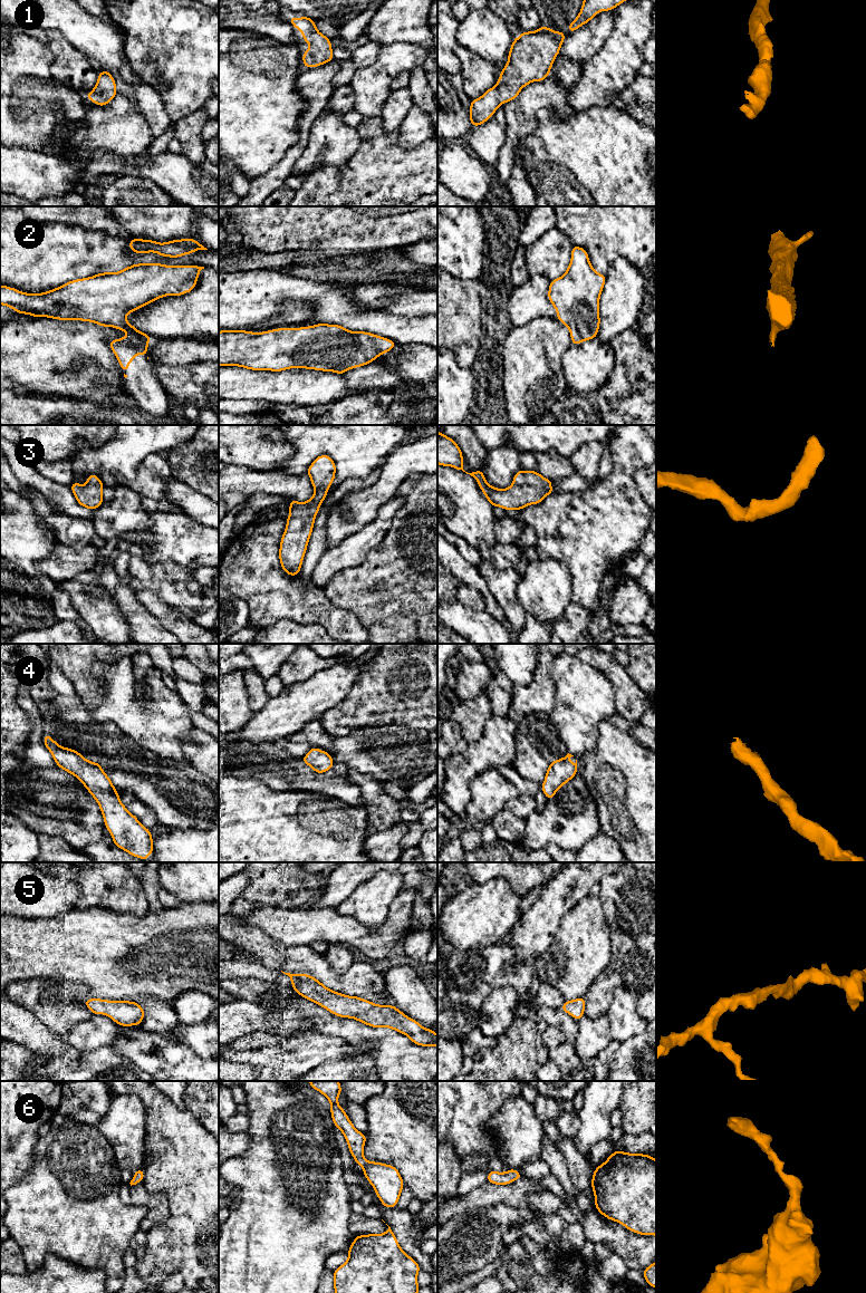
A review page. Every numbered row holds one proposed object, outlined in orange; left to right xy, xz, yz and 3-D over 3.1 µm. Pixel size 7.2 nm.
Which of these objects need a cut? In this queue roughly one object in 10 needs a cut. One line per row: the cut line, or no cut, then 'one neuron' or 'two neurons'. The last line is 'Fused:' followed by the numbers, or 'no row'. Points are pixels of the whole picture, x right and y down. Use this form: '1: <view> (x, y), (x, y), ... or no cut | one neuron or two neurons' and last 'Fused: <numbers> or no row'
1: no cut | one neuron
2: no cut | one neuron
3: no cut | one neuron
4: no cut | one neuron
5: no cut | one neuron
6: no cut | one neuron
Fused: no row

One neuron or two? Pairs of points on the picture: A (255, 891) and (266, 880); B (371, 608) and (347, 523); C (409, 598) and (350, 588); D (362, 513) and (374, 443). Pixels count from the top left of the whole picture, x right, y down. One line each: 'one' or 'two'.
A: one
B: two
C: one
D: two

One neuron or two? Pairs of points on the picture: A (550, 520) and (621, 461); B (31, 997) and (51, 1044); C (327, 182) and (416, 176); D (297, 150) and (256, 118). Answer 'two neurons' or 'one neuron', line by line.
A: one neuron
B: two neurons
C: one neuron
D: two neurons

